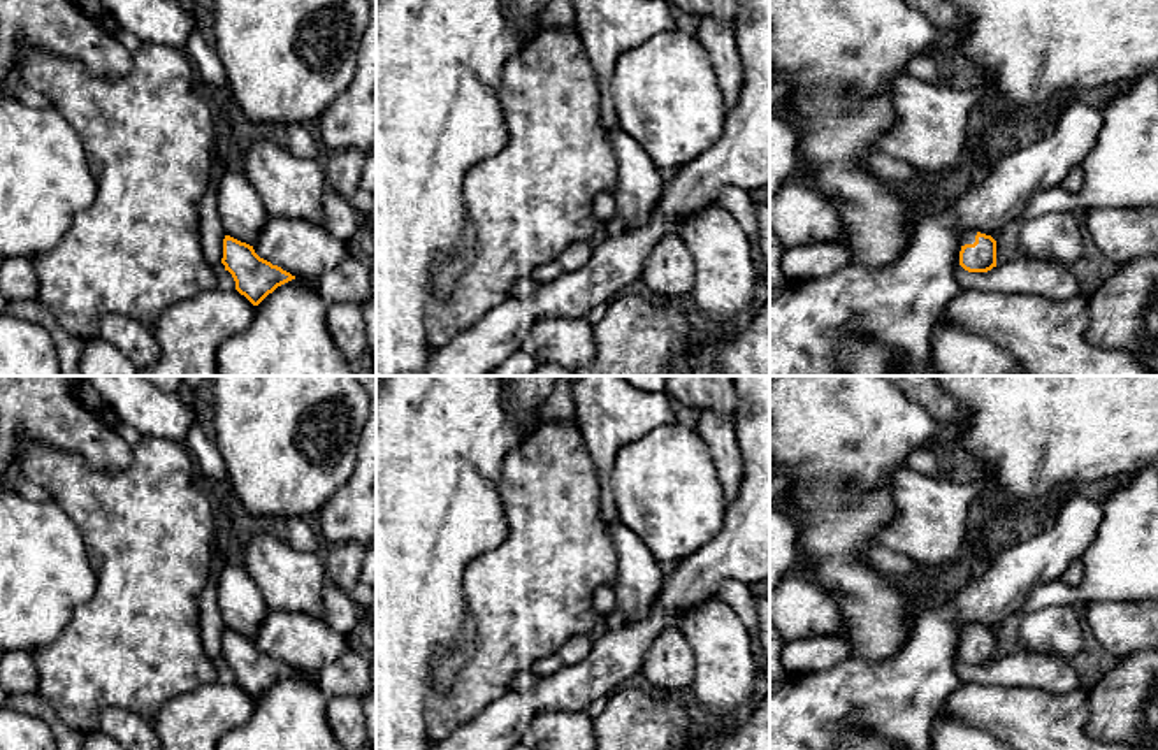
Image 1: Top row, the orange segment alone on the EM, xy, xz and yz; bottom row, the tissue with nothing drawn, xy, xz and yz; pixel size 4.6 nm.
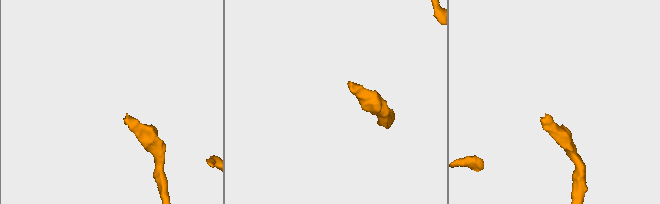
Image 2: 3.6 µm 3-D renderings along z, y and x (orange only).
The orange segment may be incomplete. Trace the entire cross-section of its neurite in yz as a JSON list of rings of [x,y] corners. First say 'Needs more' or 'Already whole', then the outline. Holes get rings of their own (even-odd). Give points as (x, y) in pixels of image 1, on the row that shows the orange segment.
Needs more. [[[977,230],[959,235],[959,265],[968,272],[988,272],[996,267],[996,241]]]

